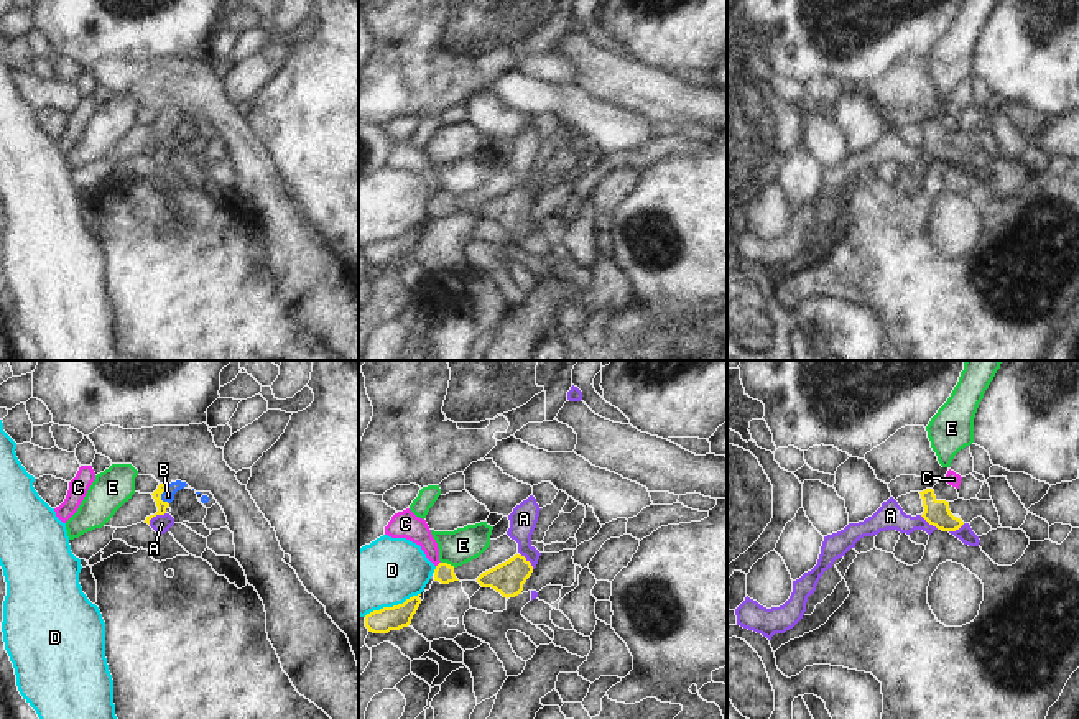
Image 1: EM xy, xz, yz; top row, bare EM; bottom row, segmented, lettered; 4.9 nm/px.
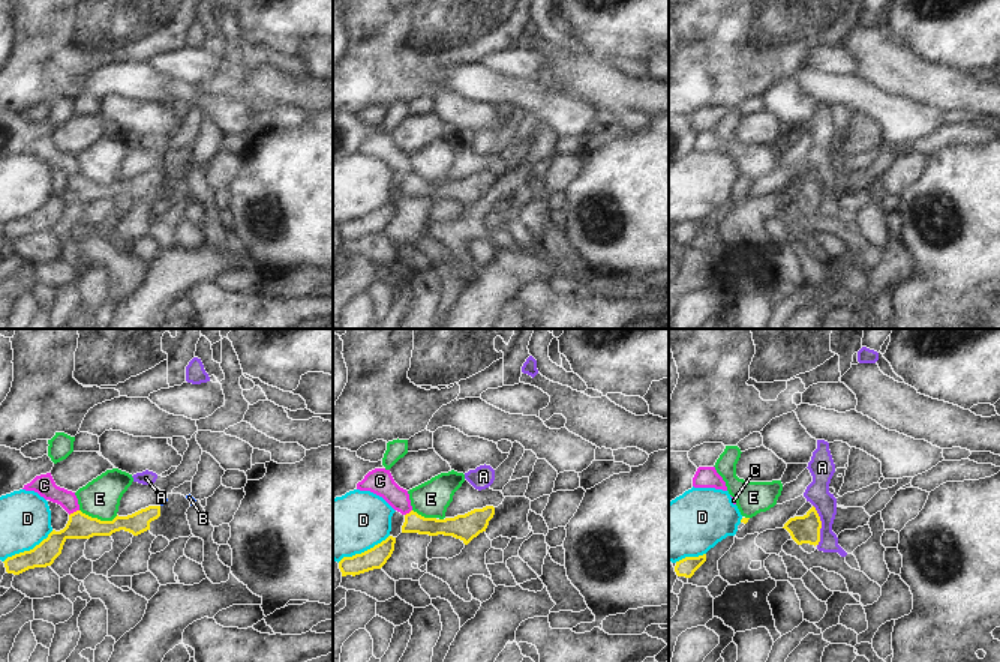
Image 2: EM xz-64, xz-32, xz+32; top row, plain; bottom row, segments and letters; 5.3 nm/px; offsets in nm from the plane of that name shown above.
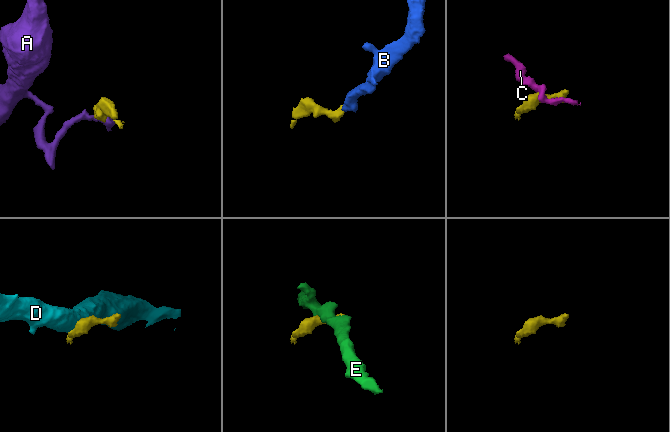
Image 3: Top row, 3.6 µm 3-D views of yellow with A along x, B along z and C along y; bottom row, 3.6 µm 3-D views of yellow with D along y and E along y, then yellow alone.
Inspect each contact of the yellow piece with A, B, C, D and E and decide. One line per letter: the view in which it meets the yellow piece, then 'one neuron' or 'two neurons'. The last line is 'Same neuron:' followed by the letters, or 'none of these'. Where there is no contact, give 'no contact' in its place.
A: contact in xy; two neurons
B: contact in xy; one neuron
C: contact in xz; two neurons
D: contact in xz; two neurons
E: contact in xz; two neurons
Same neuron: B

